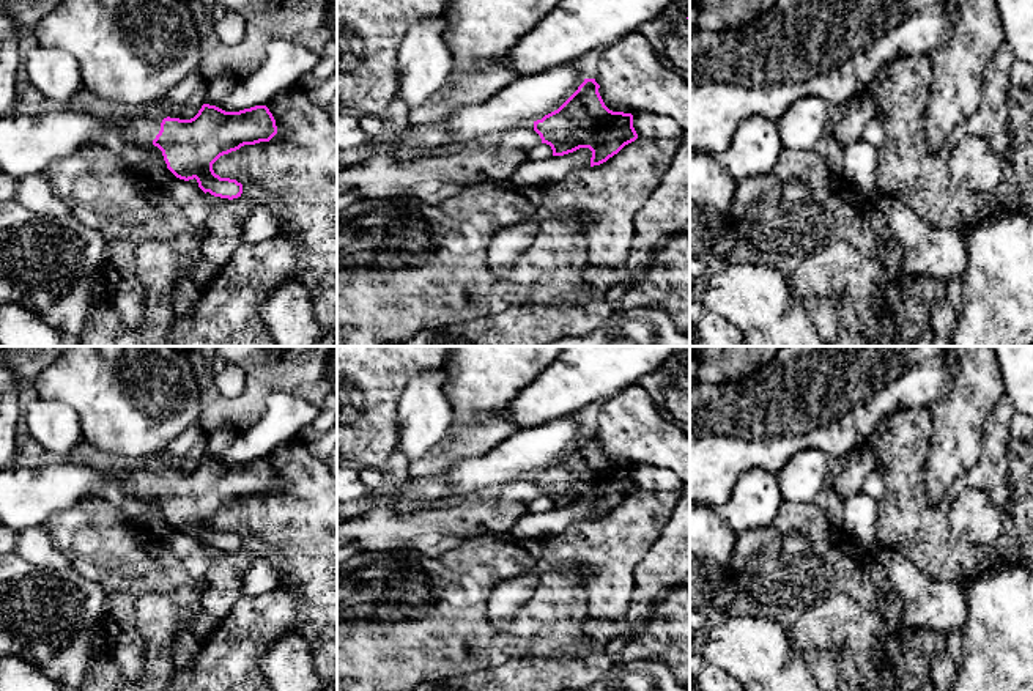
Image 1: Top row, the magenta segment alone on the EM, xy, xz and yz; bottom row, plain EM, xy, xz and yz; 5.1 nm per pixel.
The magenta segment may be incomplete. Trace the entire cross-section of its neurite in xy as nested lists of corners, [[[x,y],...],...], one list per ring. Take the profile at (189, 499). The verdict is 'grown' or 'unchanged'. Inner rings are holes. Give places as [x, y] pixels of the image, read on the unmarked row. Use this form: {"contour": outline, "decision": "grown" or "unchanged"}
{"contour": [[[203,456],[191,472],[154,472],[150,466],[156,458],[128,461],[123,469],[115,471],[117,483],[140,502],[150,501],[151,496],[157,499],[167,521],[180,532],[195,530],[205,546],[228,552],[241,549],[243,537],[216,527],[213,516],[244,497],[269,494],[277,486],[269,461],[255,458],[225,464]]], "decision": "grown"}

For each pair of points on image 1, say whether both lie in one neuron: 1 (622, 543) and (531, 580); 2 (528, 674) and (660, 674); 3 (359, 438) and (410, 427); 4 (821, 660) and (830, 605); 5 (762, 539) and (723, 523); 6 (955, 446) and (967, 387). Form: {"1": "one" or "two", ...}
{"1": "one", "2": "two", "3": "two", "4": "two", "5": "two", "6": "one"}

